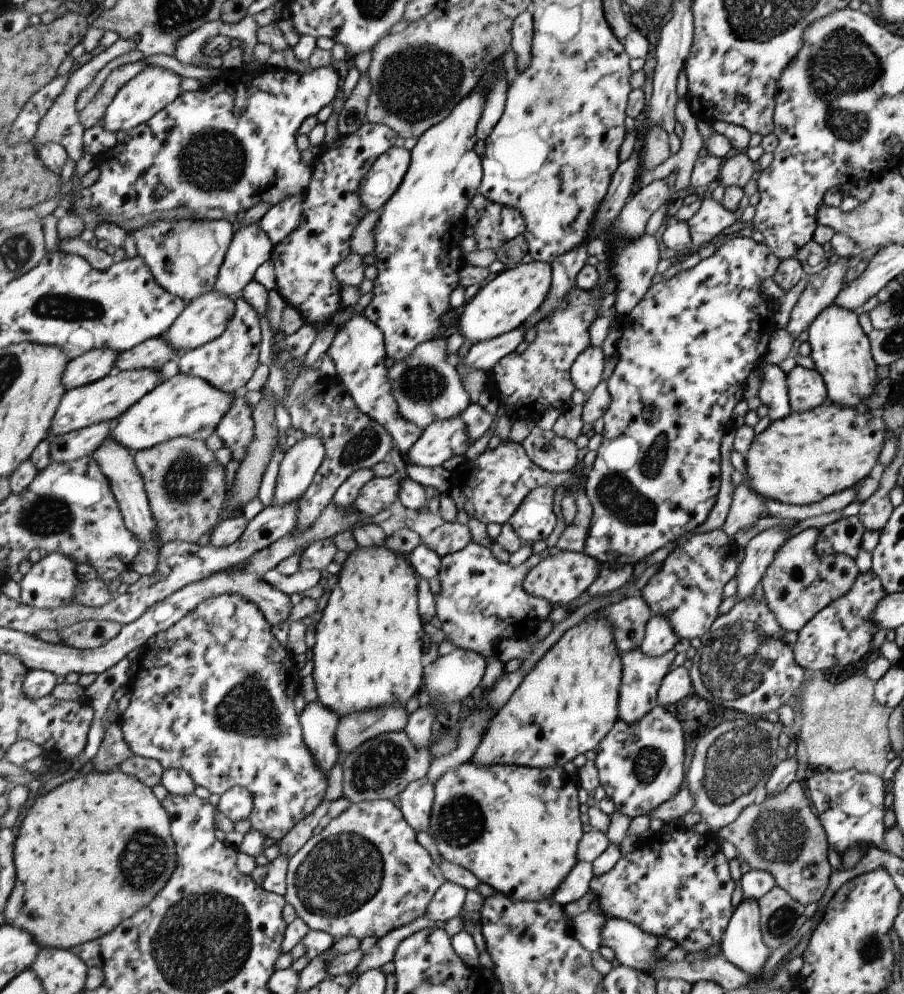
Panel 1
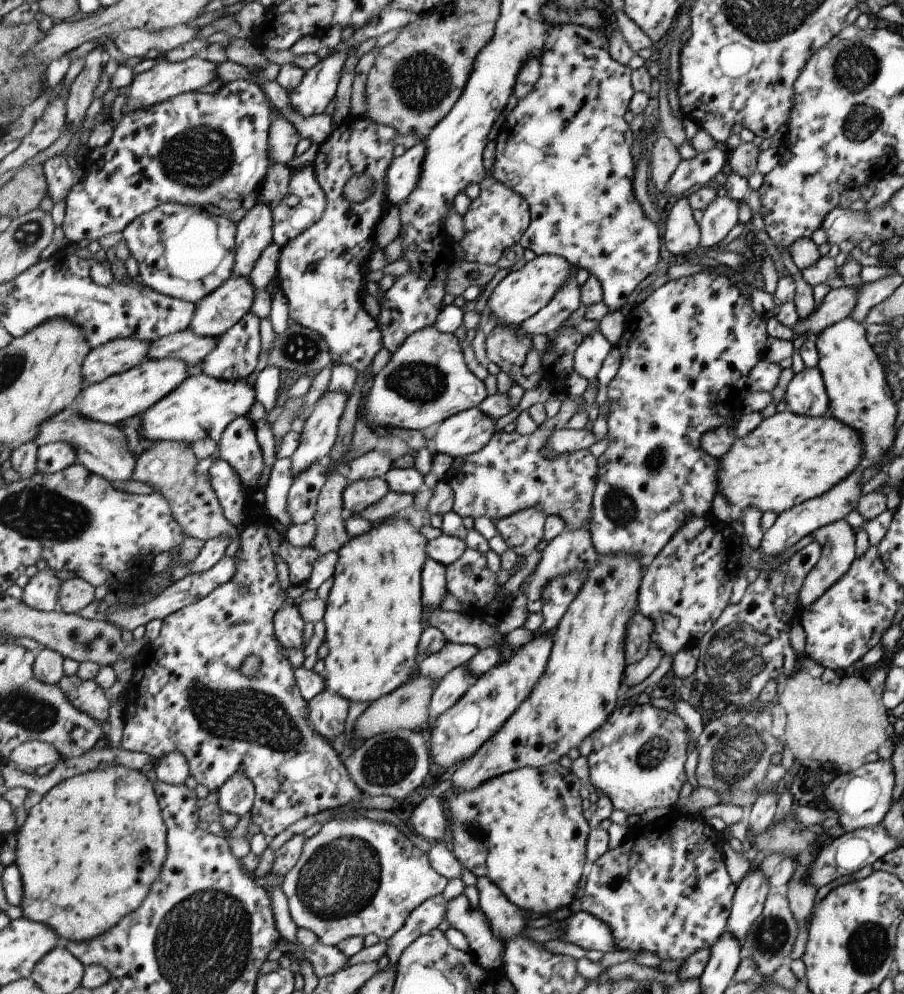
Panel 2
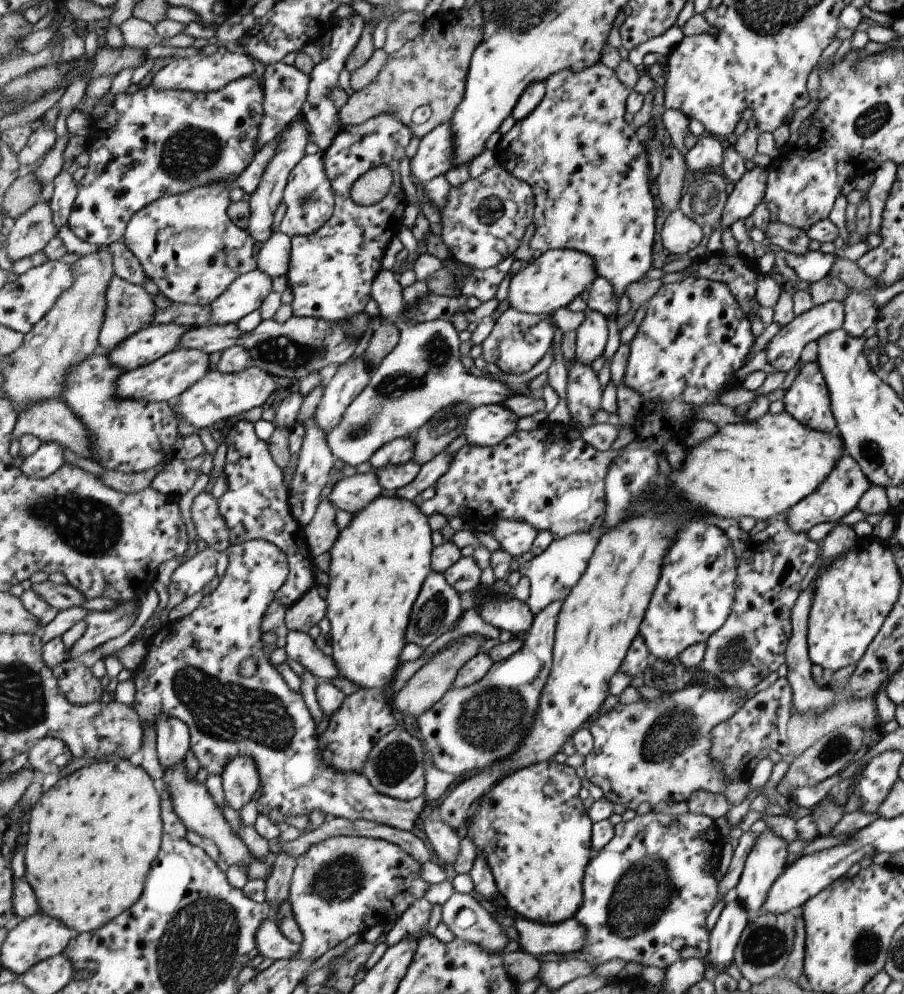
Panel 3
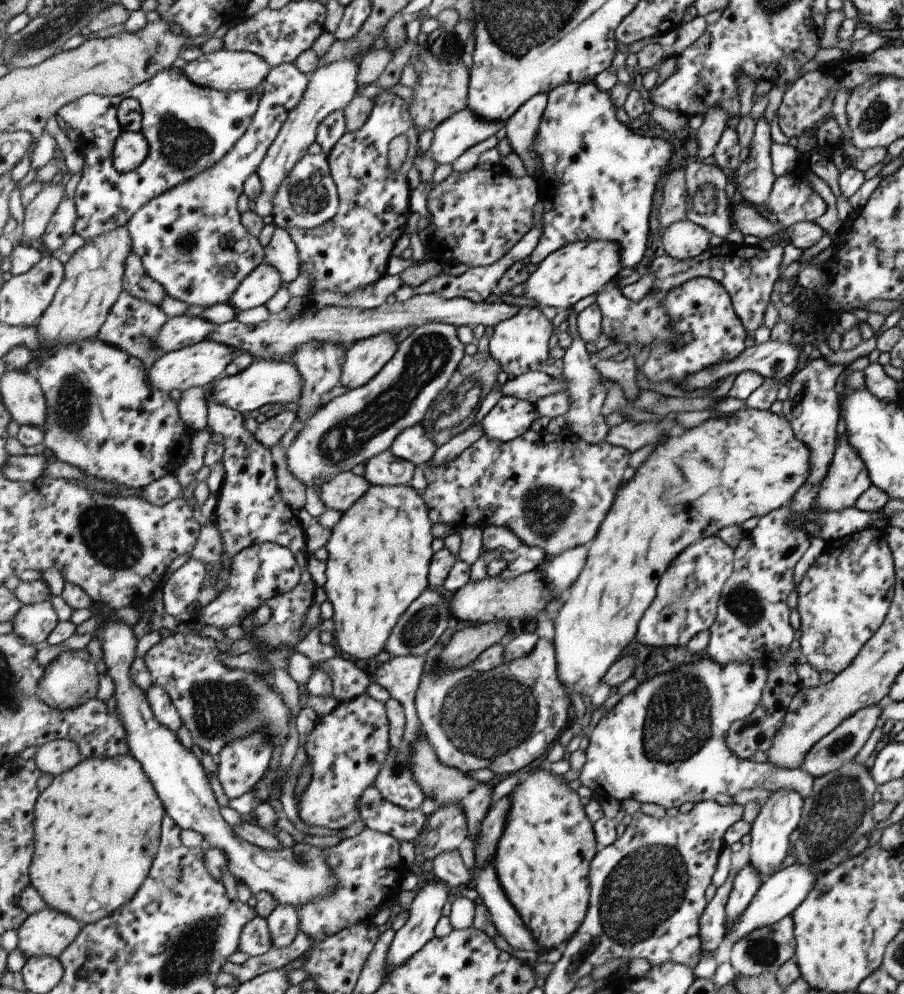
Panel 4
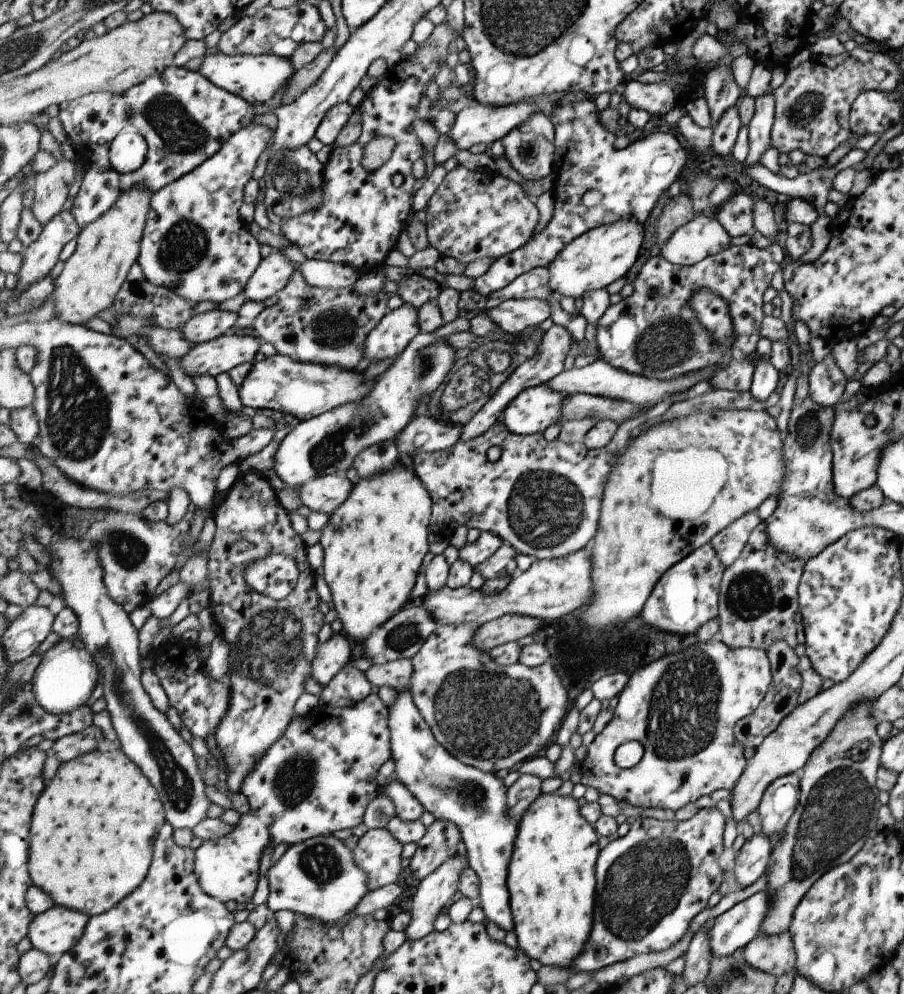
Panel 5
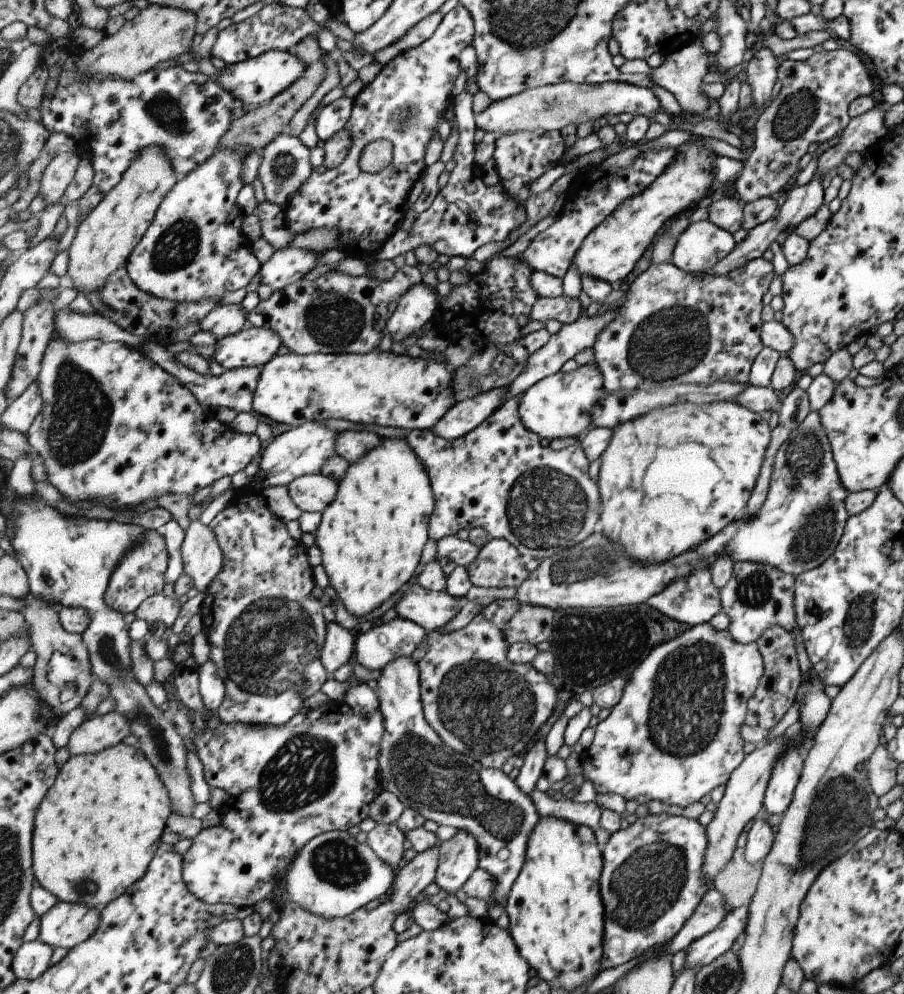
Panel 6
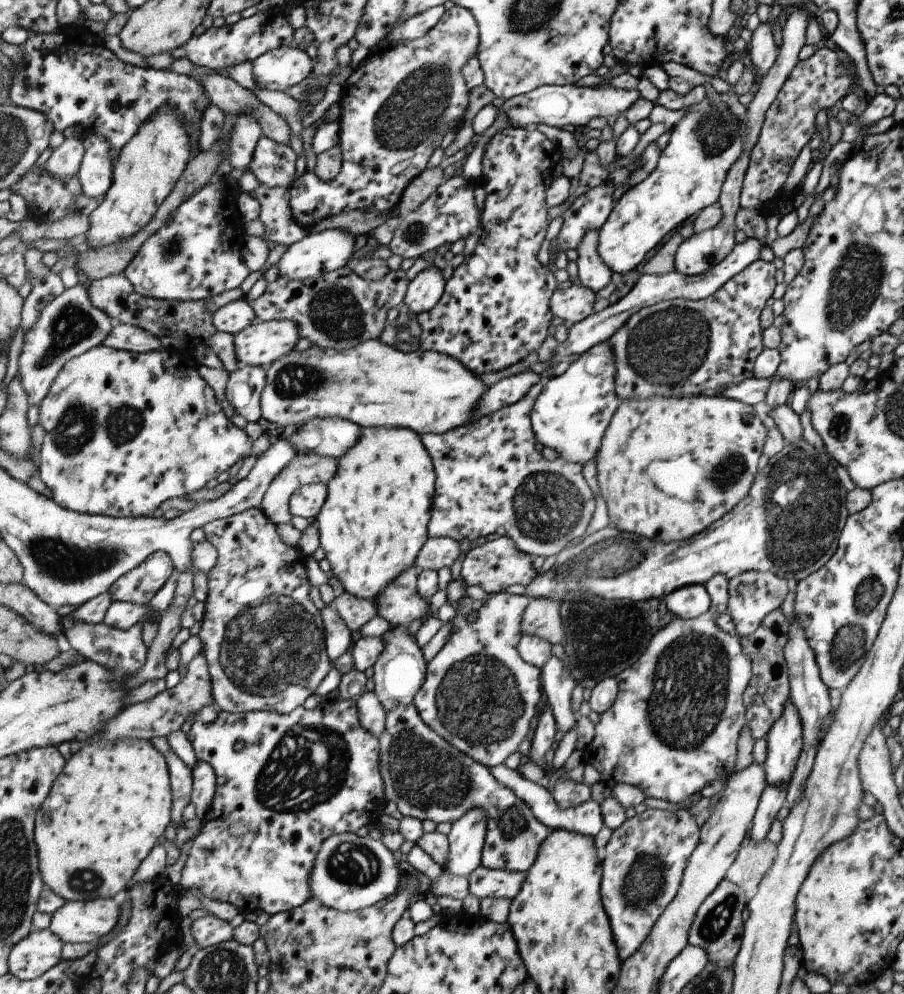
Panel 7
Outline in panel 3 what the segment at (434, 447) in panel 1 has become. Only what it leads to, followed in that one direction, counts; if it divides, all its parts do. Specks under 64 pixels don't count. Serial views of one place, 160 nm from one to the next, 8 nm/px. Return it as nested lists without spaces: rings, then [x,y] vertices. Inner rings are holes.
[[[505,403],[483,405],[470,412],[463,435],[467,443],[490,447],[517,431],[517,422],[519,417]]]

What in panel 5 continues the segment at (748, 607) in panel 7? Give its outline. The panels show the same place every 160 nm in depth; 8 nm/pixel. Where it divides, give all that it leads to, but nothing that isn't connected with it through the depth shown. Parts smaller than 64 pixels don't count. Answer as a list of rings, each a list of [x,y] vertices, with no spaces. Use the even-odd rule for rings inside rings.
[[[759,522],[749,534],[747,543],[741,554],[730,566],[725,567],[718,589],[717,638],[727,648],[755,648],[766,651],[773,642],[785,642],[791,649],[797,646],[797,626],[793,614],[798,610],[796,589],[802,574],[805,562],[789,557],[783,552],[777,552],[773,546],[767,544],[765,522]]]

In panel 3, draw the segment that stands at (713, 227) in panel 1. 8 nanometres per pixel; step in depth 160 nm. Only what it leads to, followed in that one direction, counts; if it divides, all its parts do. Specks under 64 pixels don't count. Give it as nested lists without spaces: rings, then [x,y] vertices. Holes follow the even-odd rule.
[[[755,165],[745,172],[733,183],[731,193],[727,195],[720,221],[711,230],[706,244],[707,253],[714,253],[722,248],[720,232],[725,227],[730,227],[735,220],[747,221],[749,214],[764,197],[768,169]]]

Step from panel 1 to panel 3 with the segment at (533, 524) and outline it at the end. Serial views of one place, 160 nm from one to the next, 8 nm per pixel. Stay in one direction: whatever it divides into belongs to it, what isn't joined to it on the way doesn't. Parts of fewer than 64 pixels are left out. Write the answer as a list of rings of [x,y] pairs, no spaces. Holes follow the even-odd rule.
[[[499,519],[494,522],[491,534],[499,542],[501,548],[518,559],[532,549],[539,531],[527,521]]]

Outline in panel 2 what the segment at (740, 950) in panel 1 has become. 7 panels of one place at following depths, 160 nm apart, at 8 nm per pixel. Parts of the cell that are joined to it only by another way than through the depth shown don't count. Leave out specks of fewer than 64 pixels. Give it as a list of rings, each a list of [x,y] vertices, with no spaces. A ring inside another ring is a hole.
[[[757,867],[748,870],[736,885],[726,920],[726,930],[734,939],[744,941],[751,923],[762,913],[769,888],[767,877]]]

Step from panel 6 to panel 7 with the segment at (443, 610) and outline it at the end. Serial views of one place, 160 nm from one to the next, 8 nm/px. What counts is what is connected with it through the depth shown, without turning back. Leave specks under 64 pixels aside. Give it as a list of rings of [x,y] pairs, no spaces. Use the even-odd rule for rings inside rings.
[[[404,570],[385,590],[375,598],[378,616],[383,617],[393,627],[405,627],[415,618],[425,618],[429,614],[427,600],[418,591],[417,570]]]

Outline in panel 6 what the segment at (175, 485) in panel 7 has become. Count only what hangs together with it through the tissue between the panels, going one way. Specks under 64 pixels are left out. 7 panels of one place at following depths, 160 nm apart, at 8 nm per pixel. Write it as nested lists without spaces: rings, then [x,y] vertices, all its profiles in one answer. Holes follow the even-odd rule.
[[[61,339],[50,342],[42,361],[41,374],[38,376],[39,386],[42,388],[44,398],[43,410],[35,419],[35,422],[28,430],[28,439],[32,448],[43,458],[44,465],[48,472],[48,482],[56,486],[61,496],[69,502],[90,502],[95,504],[116,504],[119,507],[137,506],[145,504],[150,500],[165,497],[173,493],[193,495],[197,494],[204,486],[209,486],[217,482],[223,476],[233,476],[239,470],[245,470],[257,454],[261,455],[264,450],[261,446],[262,438],[257,433],[243,433],[236,431],[231,425],[219,422],[214,417],[213,411],[205,408],[204,404],[198,400],[195,393],[184,385],[173,373],[165,370],[159,363],[151,360],[139,349],[134,349],[122,342],[105,342],[91,339],[82,343],[68,343]]]

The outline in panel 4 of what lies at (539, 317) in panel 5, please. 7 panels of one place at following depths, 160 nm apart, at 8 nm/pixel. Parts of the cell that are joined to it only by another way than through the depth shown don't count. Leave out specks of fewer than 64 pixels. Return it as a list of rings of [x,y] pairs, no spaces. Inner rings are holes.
[[[414,295],[407,301],[385,303],[372,309],[325,307],[317,310],[311,316],[299,317],[291,321],[282,321],[275,316],[270,316],[267,320],[254,325],[242,323],[238,318],[235,318],[219,325],[218,329],[207,339],[227,343],[237,350],[248,351],[255,358],[257,357],[257,360],[287,359],[293,361],[292,356],[295,349],[306,342],[338,342],[349,350],[357,341],[389,331],[397,334],[405,328],[417,328],[427,323],[446,323],[456,327],[468,325],[471,328],[479,326],[479,324],[484,327],[496,327],[517,316],[521,309],[519,306],[500,301],[493,303],[484,300],[472,302],[463,297],[446,299],[437,295]]]

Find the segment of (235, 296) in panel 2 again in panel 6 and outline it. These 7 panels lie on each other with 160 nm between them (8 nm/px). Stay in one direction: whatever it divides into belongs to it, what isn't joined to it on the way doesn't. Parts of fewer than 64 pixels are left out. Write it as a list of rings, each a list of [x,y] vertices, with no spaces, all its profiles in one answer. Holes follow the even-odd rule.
[[[287,247],[279,249],[266,262],[259,272],[261,284],[267,284],[273,291],[283,290],[286,286],[303,279],[320,263],[317,251],[304,248]]]

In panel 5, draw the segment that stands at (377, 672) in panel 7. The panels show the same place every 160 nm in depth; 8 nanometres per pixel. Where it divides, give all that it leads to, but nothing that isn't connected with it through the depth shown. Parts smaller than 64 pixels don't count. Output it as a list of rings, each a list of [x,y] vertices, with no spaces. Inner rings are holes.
[[[411,690],[398,694],[395,704],[389,709],[391,755],[397,776],[436,819],[447,820],[459,826],[467,849],[468,865],[477,872],[481,884],[478,906],[489,921],[505,931],[514,931],[515,918],[508,877],[520,819],[509,814],[508,788],[494,773],[463,764],[453,754],[449,754],[447,748],[434,737],[429,724],[419,712]]]

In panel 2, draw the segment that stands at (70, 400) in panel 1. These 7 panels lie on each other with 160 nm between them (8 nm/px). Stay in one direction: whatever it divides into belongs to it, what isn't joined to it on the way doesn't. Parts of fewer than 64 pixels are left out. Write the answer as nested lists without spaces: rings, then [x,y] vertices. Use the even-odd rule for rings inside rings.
[[[149,359],[126,373],[110,376],[103,382],[85,386],[74,408],[88,419],[118,425],[135,415],[145,414],[154,404],[174,392],[189,377],[189,365],[183,359]]]

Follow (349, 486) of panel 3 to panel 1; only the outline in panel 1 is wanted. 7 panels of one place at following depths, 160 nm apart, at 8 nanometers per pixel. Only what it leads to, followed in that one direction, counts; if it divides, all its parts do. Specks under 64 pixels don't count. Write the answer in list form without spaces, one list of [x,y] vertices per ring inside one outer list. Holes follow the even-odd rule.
[[[397,476],[389,478],[374,477],[359,494],[355,500],[355,507],[359,511],[372,515],[377,515],[387,508],[391,508],[399,499],[401,492],[401,482]]]

